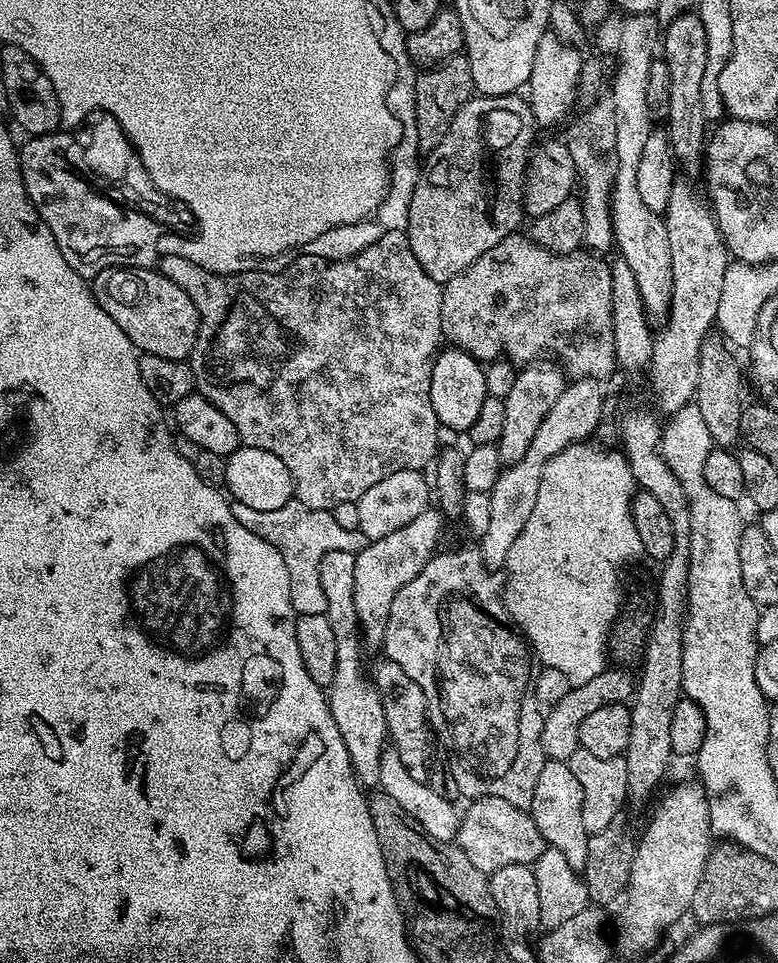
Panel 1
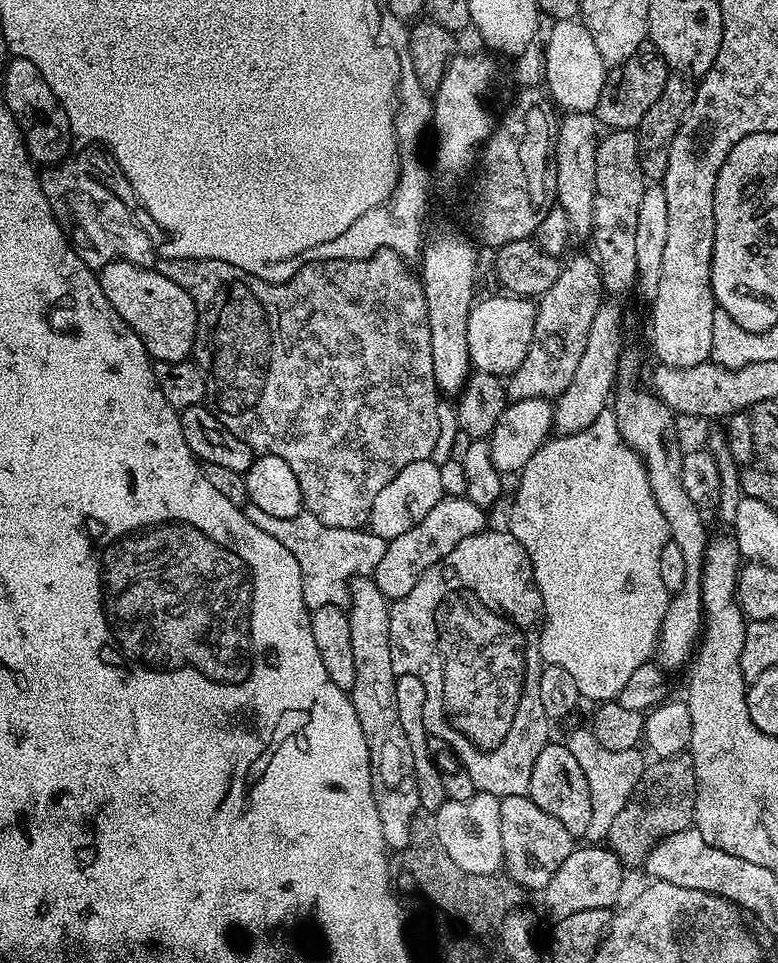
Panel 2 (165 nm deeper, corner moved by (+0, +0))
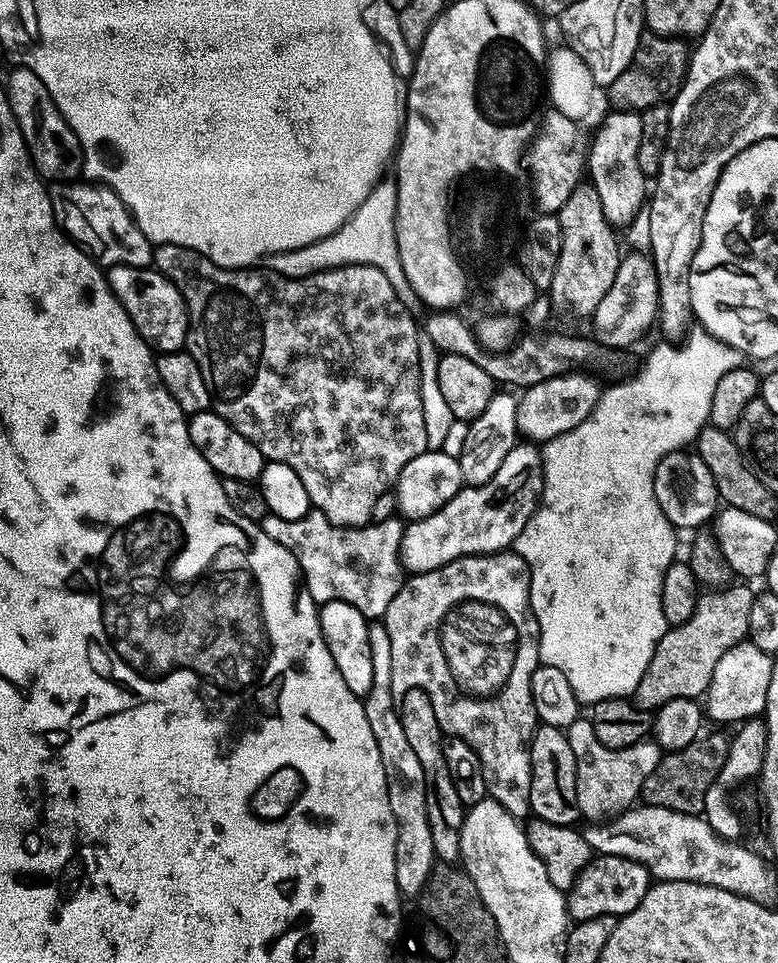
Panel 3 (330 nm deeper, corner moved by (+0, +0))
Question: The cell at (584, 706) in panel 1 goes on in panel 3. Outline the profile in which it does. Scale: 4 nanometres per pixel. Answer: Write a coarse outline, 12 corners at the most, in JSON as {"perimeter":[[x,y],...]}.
{"perimeter":[[729,583],[658,642],[634,702],[655,713],[707,693],[748,634],[754,592]]}

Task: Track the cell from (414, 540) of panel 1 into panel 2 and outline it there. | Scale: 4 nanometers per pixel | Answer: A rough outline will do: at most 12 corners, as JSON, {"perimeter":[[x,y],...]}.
{"perimeter":[[440,500],[387,541],[374,579],[390,602],[406,598],[462,538],[485,531],[485,509]]}

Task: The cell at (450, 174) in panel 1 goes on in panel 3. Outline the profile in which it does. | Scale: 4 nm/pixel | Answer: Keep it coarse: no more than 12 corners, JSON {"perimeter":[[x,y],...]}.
{"perimeter":[[555,110],[526,148],[537,213],[559,213],[585,177],[586,140]]}

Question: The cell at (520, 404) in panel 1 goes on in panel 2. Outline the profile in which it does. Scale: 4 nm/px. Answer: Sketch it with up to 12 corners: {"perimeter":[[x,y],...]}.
{"perimeter":[[576,256],[539,297],[509,401],[561,396],[602,305]]}

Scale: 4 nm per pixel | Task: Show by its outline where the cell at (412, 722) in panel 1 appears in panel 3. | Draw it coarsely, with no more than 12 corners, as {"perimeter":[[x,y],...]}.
{"perimeter":[[399,697],[402,730],[426,774],[436,855],[459,861],[466,806],[454,790],[434,702]]}

